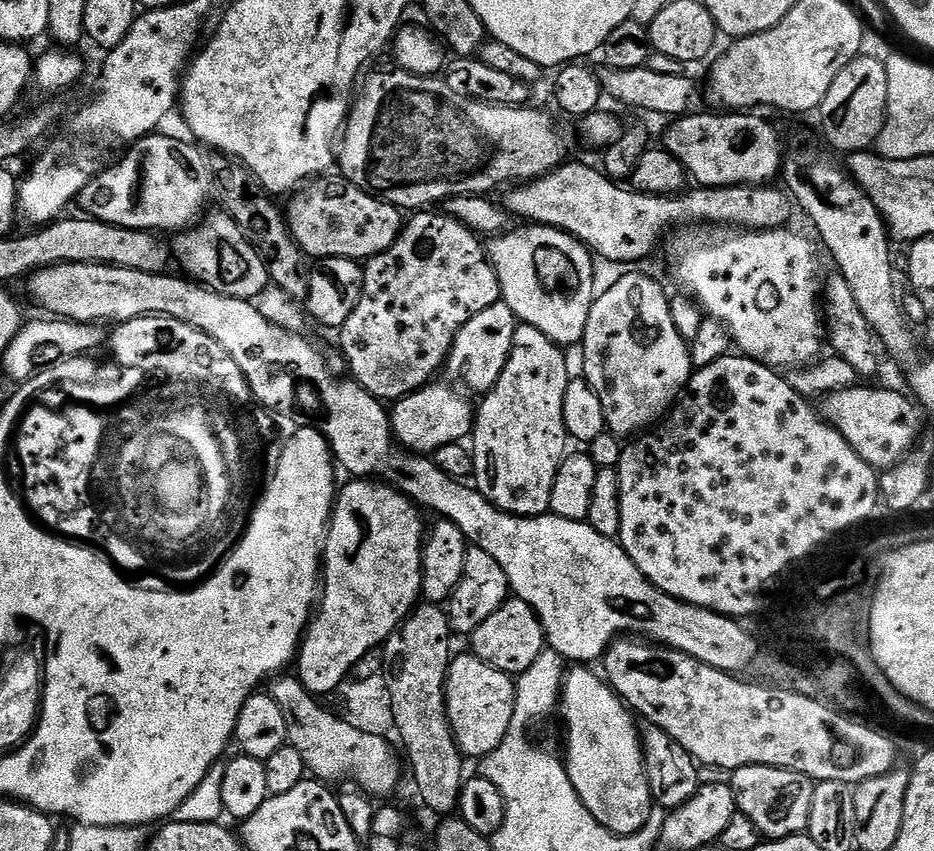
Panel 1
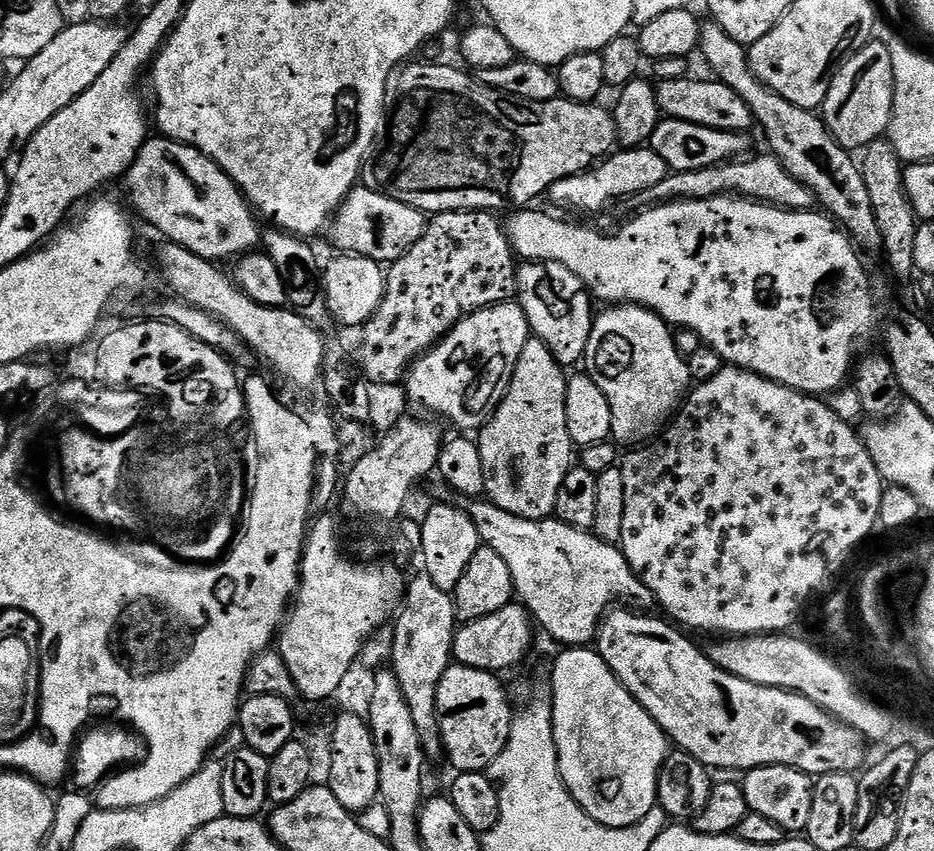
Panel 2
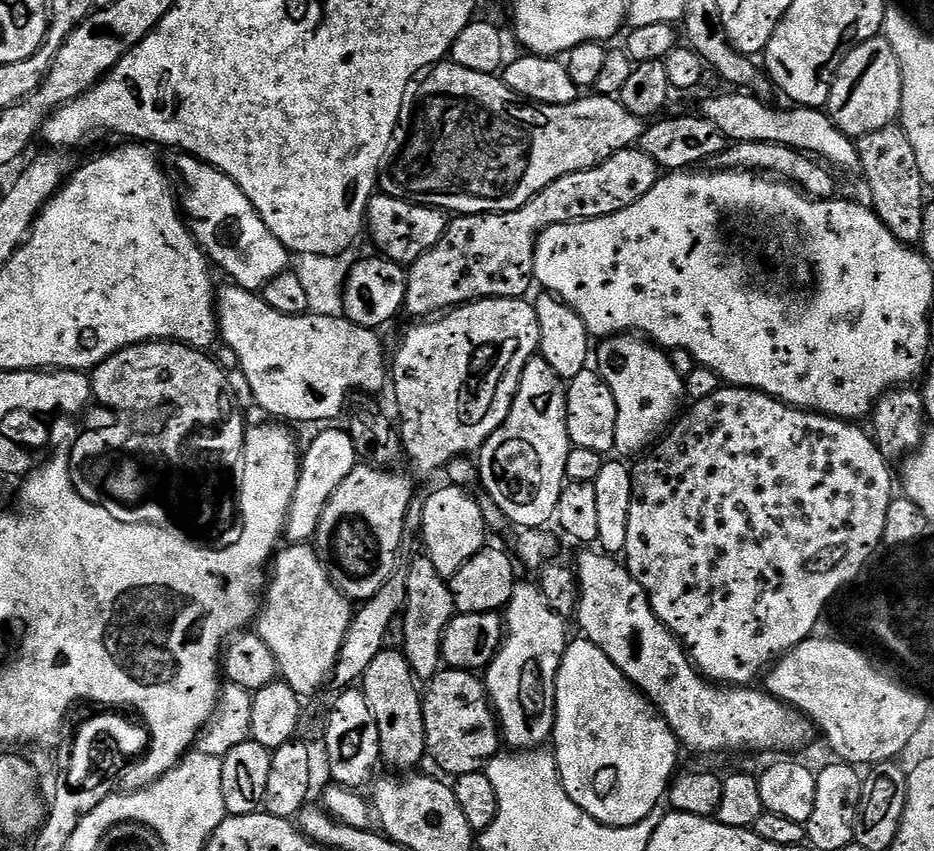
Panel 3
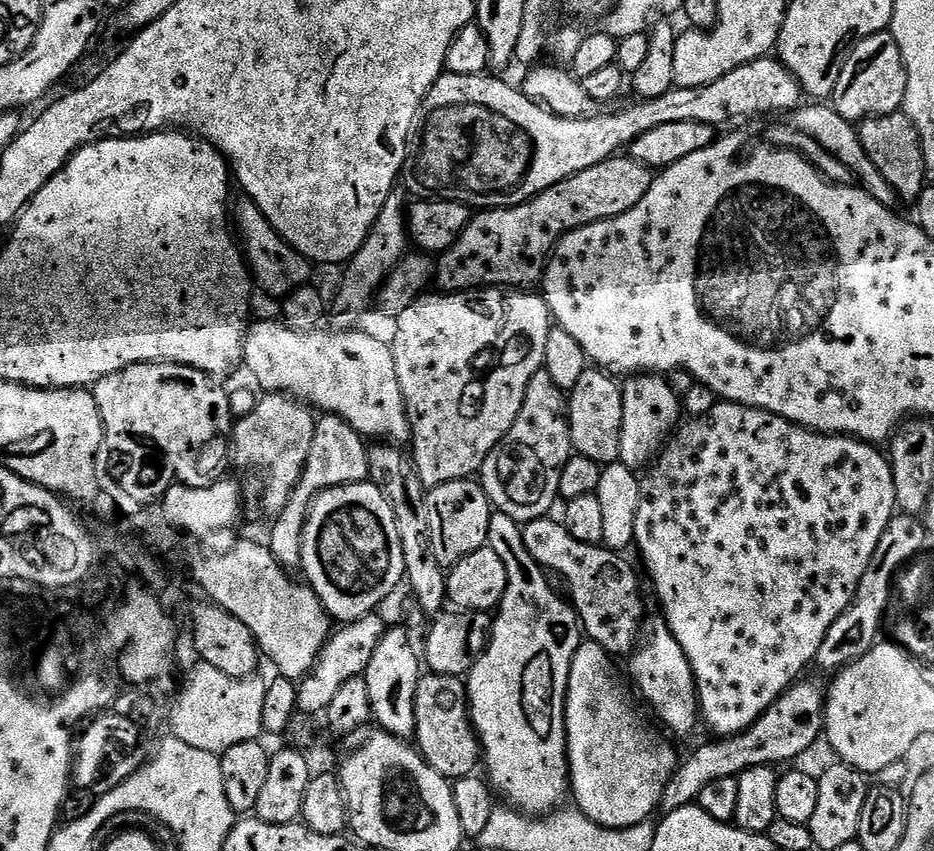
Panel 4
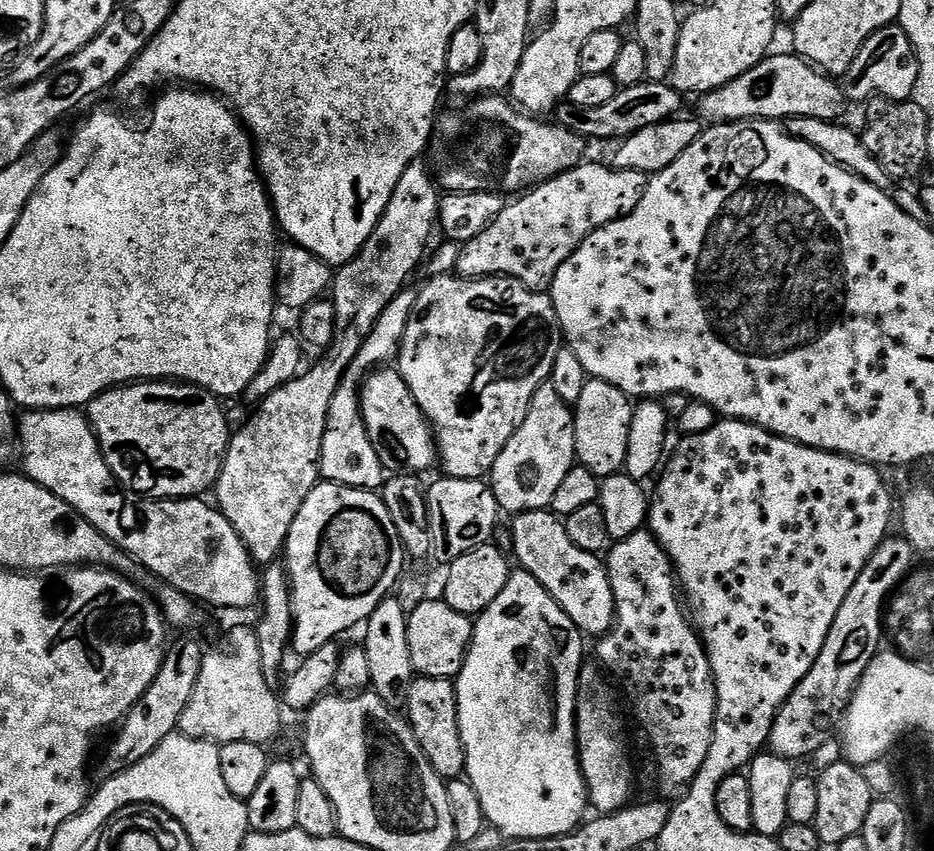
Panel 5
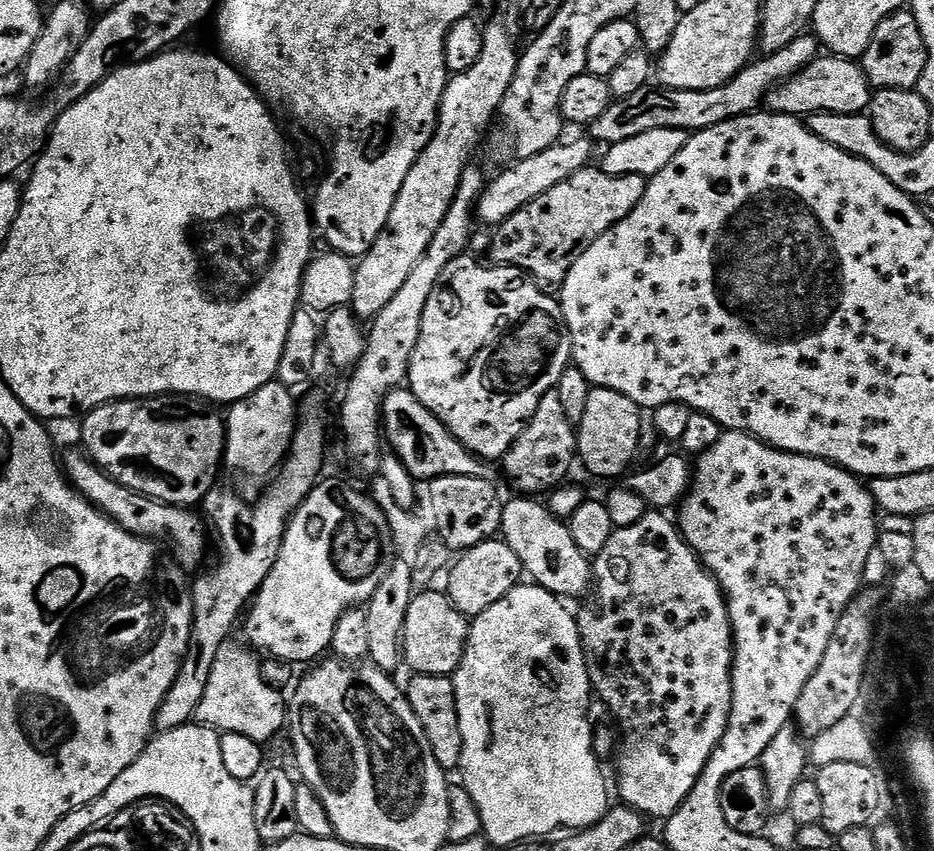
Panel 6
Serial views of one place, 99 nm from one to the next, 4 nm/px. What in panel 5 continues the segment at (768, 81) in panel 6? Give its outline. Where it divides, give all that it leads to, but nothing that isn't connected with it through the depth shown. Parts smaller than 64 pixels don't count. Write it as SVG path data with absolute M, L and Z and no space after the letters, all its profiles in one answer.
M645 82L629 88L620 88L606 106L598 106L594 110L582 110L564 102L555 109L554 120L559 127L575 132L576 135L592 140L613 140L619 142L624 137L642 130L646 126L661 124L681 115L681 93L677 92L668 82Z

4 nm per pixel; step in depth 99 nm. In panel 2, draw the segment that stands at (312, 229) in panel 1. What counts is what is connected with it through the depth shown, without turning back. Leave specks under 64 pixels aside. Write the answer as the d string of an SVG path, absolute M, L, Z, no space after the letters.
M357 186L353 188L348 199L341 204L335 216L332 217L330 233L332 232L333 246L341 253L365 256L376 260L381 266L388 266L393 260L402 258L402 254L406 254L410 250L410 246L414 246L414 242L418 242L418 238L422 238L425 227L426 216L420 209L406 206L406 202L398 202L394 198L390 198L387 191L377 190L372 186Z

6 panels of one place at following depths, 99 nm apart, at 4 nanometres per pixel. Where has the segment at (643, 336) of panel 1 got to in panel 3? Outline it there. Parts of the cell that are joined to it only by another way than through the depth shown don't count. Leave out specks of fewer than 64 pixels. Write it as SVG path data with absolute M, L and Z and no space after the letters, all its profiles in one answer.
M639 335L610 336L601 339L599 344L600 349L594 352L594 368L606 386L610 386L610 394L614 394L614 402L618 406L615 451L624 458L635 457L651 449L665 429L677 419L681 411L680 400L685 399L684 376L672 365L668 357L671 355L665 349Z

